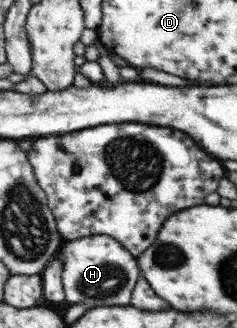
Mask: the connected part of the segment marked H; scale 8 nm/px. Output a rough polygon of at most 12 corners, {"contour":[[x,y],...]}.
{"contour":[[96,234],[64,241],[63,289],[87,310],[130,304],[137,260]]}

